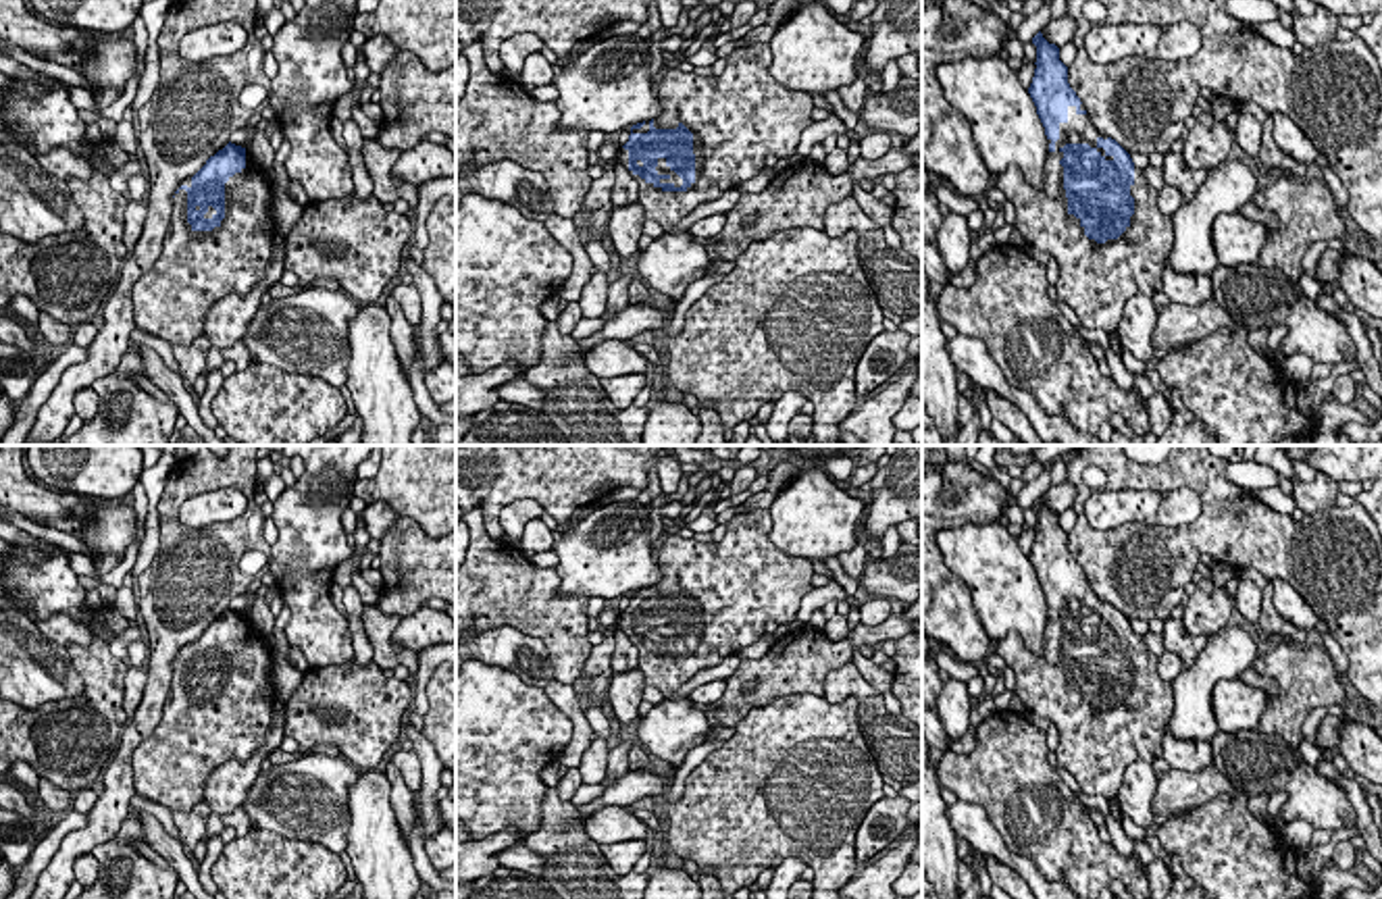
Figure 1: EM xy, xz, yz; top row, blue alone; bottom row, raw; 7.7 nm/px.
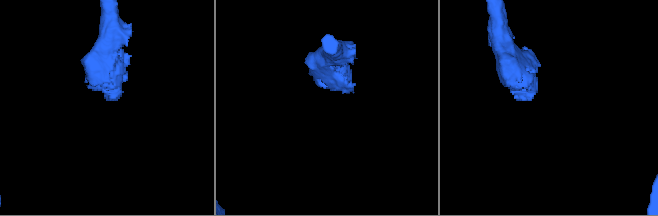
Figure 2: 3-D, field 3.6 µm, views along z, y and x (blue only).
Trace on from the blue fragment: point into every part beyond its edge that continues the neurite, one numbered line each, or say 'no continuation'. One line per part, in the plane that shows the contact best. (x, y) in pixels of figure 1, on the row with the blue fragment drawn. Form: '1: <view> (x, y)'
1: yz (1095, 279)

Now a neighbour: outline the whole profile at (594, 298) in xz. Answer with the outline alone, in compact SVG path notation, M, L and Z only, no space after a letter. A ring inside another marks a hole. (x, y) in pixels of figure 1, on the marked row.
M602 271L593 273L579 298L583 318L597 318L606 312L608 289L610 289L608 275Z

